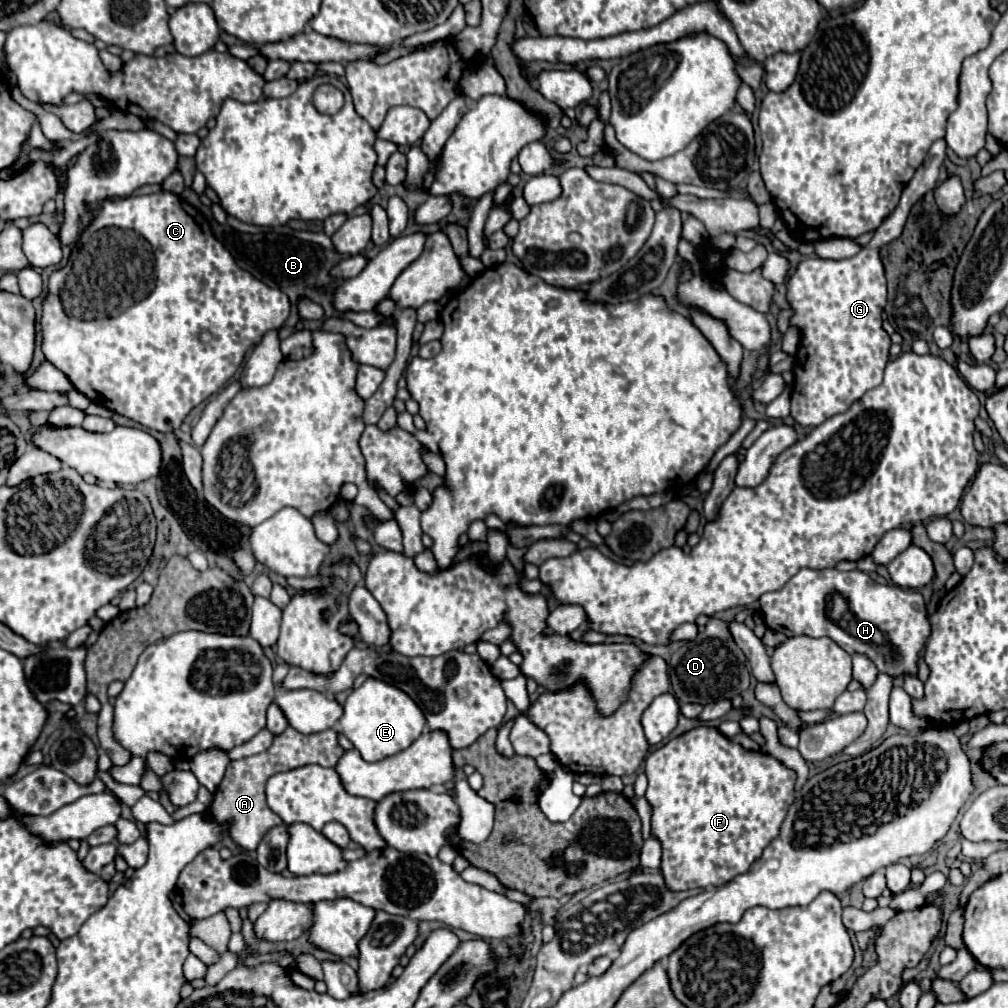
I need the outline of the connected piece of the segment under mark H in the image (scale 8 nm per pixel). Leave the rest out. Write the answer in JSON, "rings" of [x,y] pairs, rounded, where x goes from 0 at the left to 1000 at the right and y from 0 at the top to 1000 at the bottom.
{"rings":[[[793,564],[777,584],[755,590],[753,598],[763,624],[779,632],[822,632],[844,650],[860,650],[872,666],[886,672],[894,668],[910,670],[910,648],[924,628],[914,588],[888,580],[872,580],[850,564]]]}

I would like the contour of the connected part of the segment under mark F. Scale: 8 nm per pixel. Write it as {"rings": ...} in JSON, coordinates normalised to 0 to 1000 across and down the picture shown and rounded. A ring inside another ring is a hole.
{"rings":[[[691,721],[640,753],[640,767],[644,781],[640,791],[648,801],[646,826],[658,838],[656,864],[668,884],[689,880],[711,880],[727,870],[739,866],[757,842],[773,828],[773,820],[787,797],[789,767],[771,753],[741,745],[731,737],[721,735],[707,721]]]}

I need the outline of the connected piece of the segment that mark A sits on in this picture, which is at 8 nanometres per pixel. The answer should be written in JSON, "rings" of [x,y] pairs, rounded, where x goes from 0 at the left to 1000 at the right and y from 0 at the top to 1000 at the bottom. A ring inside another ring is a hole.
{"rings":[[[285,721],[281,729],[271,733],[271,739],[255,749],[241,751],[237,755],[229,755],[225,759],[223,771],[217,783],[211,789],[211,797],[207,801],[211,813],[215,816],[225,816],[225,828],[233,834],[235,840],[241,844],[253,844],[259,836],[261,828],[269,822],[279,818],[281,814],[273,809],[263,797],[263,777],[269,769],[295,763],[301,759],[318,759],[318,761],[332,761],[334,753],[340,749],[340,741],[334,737],[334,723],[324,723],[311,729],[301,729],[291,721]]]}

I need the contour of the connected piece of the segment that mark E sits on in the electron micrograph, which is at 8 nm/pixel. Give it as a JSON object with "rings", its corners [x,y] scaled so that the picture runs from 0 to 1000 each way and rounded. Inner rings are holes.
{"rings":[[[366,672],[356,684],[350,684],[340,699],[340,711],[334,723],[356,743],[362,755],[378,755],[404,743],[422,723],[422,711],[414,697],[398,684]]]}

